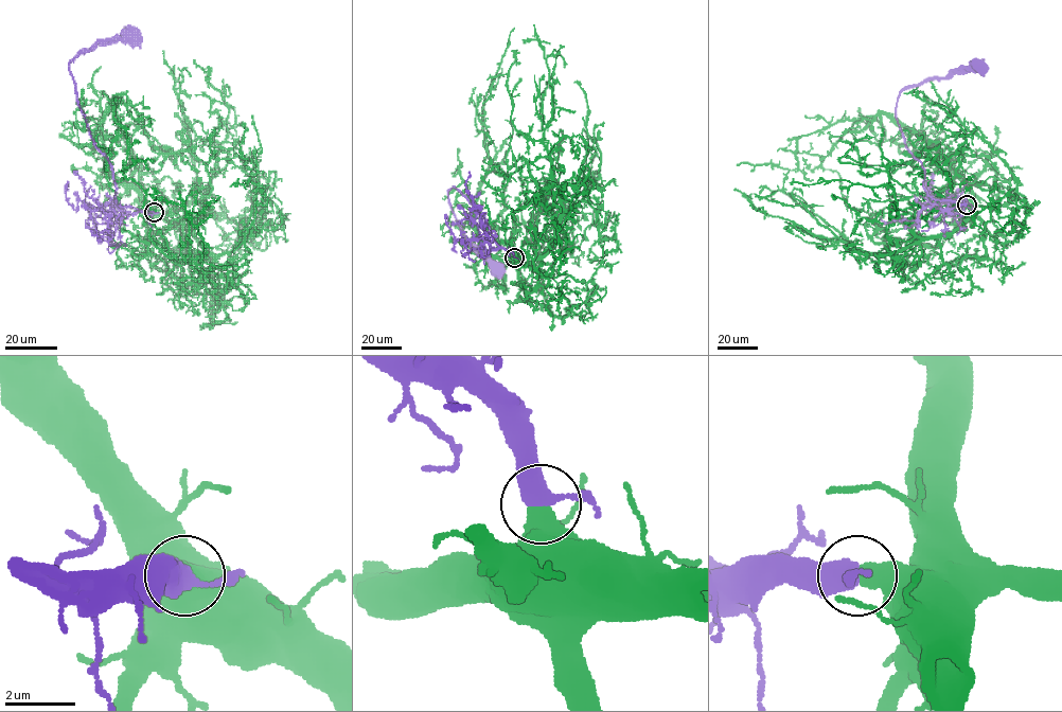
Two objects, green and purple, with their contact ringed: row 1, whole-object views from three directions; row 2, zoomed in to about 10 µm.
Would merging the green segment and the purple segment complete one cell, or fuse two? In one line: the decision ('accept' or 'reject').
accept

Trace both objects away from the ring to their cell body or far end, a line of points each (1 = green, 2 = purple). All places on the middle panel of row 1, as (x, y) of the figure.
1: (514, 259), (495, 259), (477, 239), (474, 225), (478, 190), (489, 165), (483, 103), (514, 28)
2: (514, 257), (495, 241), (484, 214), (479, 213), (453, 187), (448, 200), (461, 232), (496, 268)

